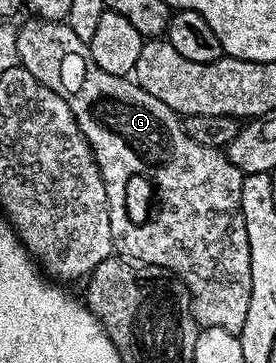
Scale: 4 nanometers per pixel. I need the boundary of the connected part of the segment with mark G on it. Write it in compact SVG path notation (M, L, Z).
M34 16L28 17L28 19L28 22L18 23L17 26L17 52L20 63L34 78L41 80L41 84L45 84L45 88L57 92L57 96L61 96L61 100L65 100L69 104L85 140L91 145L91 150L95 154L95 162L98 163L99 170L103 173L103 183L109 204L109 224L113 228L115 250L128 260L149 266L161 266L165 270L170 270L191 293L191 311L200 327L225 328L225 332L237 336L245 328L245 316L249 316L249 296L252 293L251 260L253 256L249 252L249 236L245 232L245 216L241 208L241 188L245 175L234 166L223 150L205 148L205 144L197 144L197 140L193 140L189 136L189 132L185 132L183 118L165 104L161 104L161 100L157 100L157 96L149 96L149 92L145 92L145 88L141 88L138 82L130 77L113 76L109 72L104 72L102 68L97 68L97 60L93 60L90 45L83 42L81 36L77 36L77 32L73 32L73 28L68 26L66 21L54 22Z

